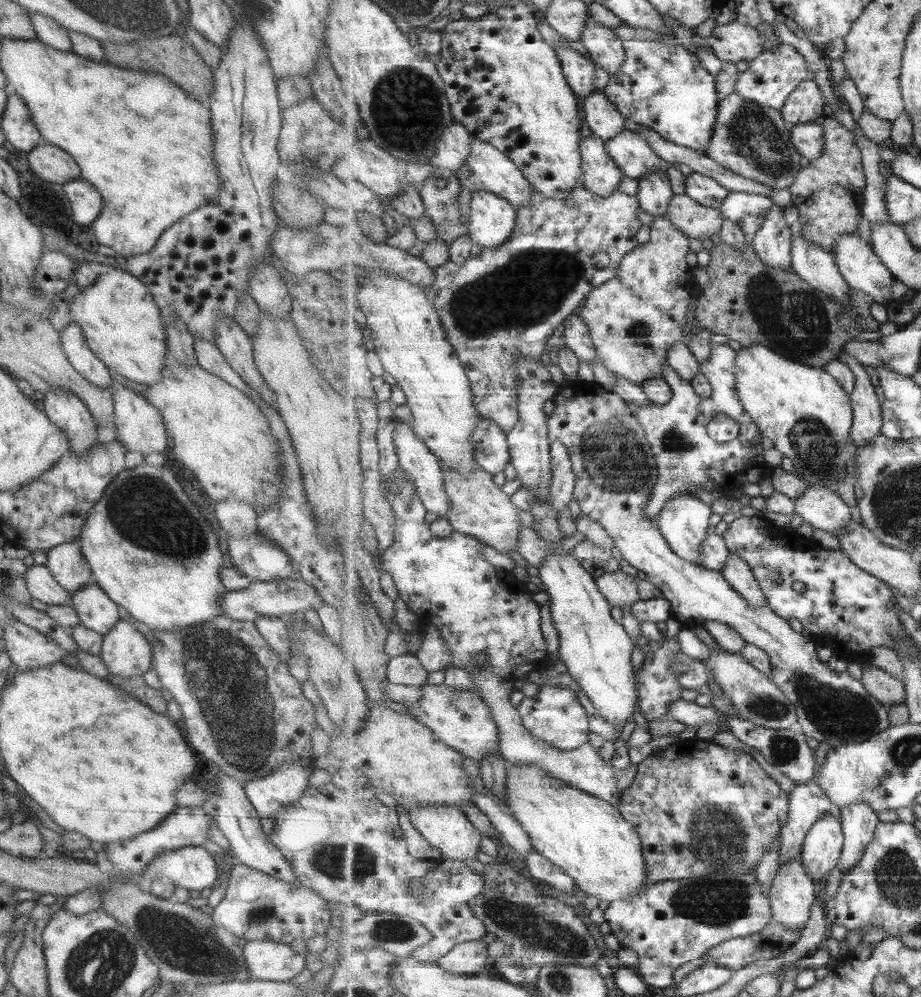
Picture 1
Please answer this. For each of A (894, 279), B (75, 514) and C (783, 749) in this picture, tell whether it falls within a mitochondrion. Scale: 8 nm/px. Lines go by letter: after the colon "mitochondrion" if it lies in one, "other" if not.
A: other
B: other
C: mitochondrion

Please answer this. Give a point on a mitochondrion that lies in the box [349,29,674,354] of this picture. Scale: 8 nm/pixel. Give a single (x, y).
(400, 101)

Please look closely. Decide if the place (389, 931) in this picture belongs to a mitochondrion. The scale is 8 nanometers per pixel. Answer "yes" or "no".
yes

